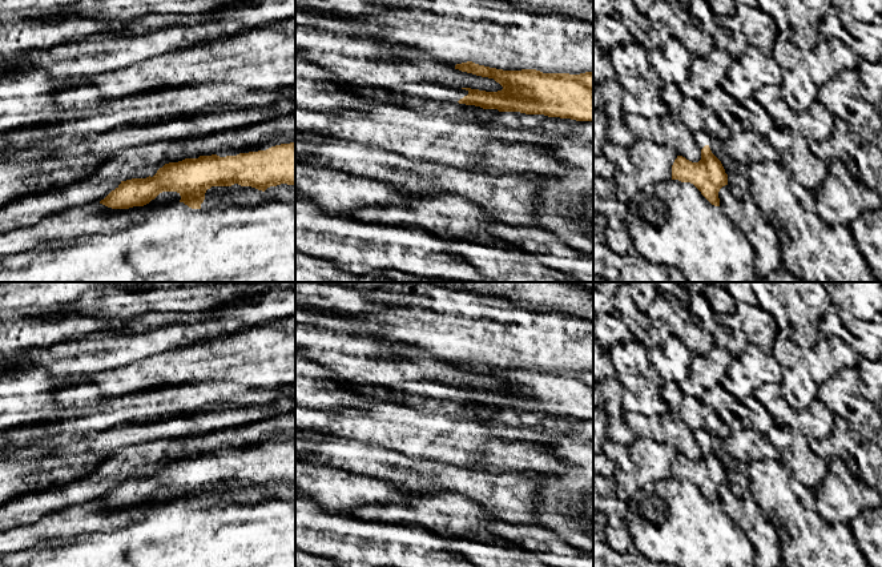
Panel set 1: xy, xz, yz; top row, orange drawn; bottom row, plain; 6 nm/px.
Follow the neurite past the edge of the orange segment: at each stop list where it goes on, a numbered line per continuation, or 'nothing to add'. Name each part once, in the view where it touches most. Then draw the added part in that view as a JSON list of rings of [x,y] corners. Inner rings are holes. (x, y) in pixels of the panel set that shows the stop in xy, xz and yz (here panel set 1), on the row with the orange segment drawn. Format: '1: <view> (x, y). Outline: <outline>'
nothing to add

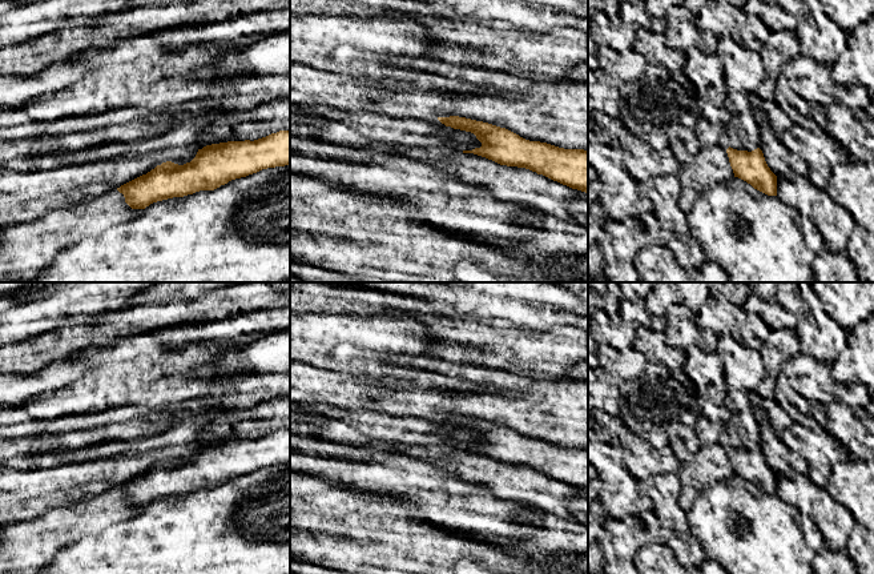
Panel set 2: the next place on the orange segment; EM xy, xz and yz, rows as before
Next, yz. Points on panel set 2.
nothing to add

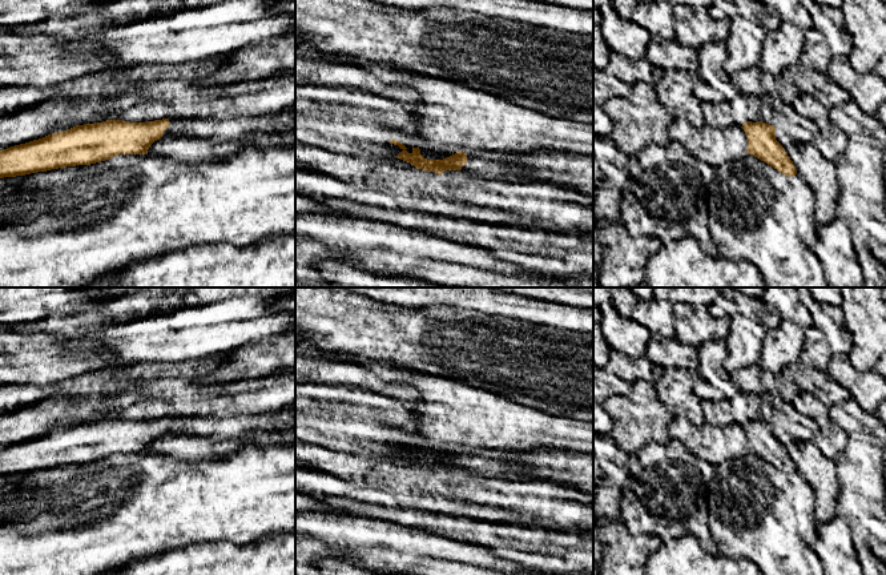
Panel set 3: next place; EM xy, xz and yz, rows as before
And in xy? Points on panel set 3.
1: xy (241, 128). Outline: [[[295,114],[239,116],[229,120],[170,117],[164,134],[182,134],[208,138],[214,144],[241,141],[249,142],[251,136],[287,132],[295,126]]]

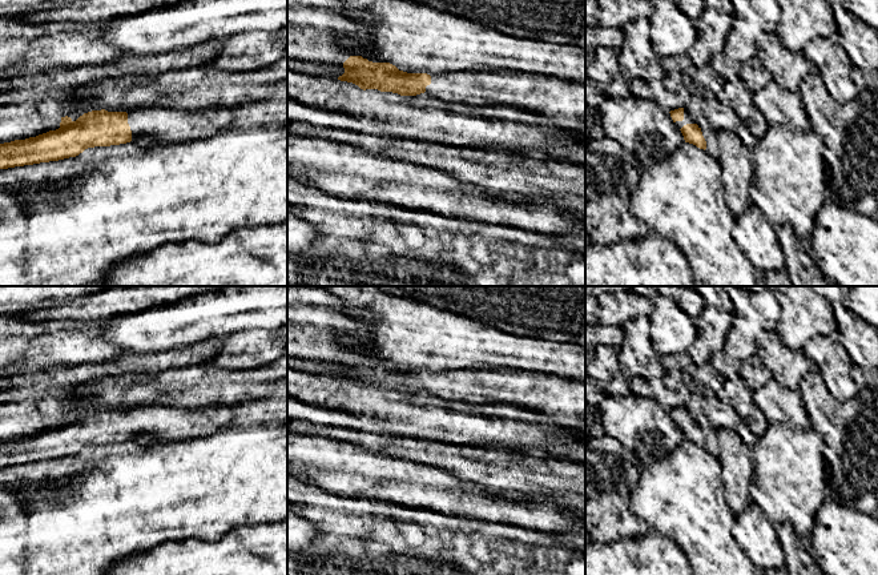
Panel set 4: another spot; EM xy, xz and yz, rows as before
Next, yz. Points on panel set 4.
1: yz (687, 119). Outline: [[[684,108],[684,120],[676,121],[674,124],[677,125],[678,129],[681,129],[686,124],[694,124],[694,121],[692,120],[692,117],[688,114],[686,109]]]

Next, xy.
1: xy (164, 125). Outline: [[[287,100],[198,110],[134,108],[128,112],[132,141],[152,137],[160,144],[208,138],[220,132],[287,124]]]

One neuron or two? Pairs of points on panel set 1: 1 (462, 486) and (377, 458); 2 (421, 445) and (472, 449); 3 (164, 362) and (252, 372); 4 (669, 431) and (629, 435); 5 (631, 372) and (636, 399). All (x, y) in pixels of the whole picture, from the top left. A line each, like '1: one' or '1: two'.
1: one
2: one
3: one
4: two
5: one

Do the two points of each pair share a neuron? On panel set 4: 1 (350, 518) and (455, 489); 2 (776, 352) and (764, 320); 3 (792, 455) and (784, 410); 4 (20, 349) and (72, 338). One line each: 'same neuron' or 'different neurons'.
1: different neurons
2: different neurons
3: different neurons
4: same neuron

